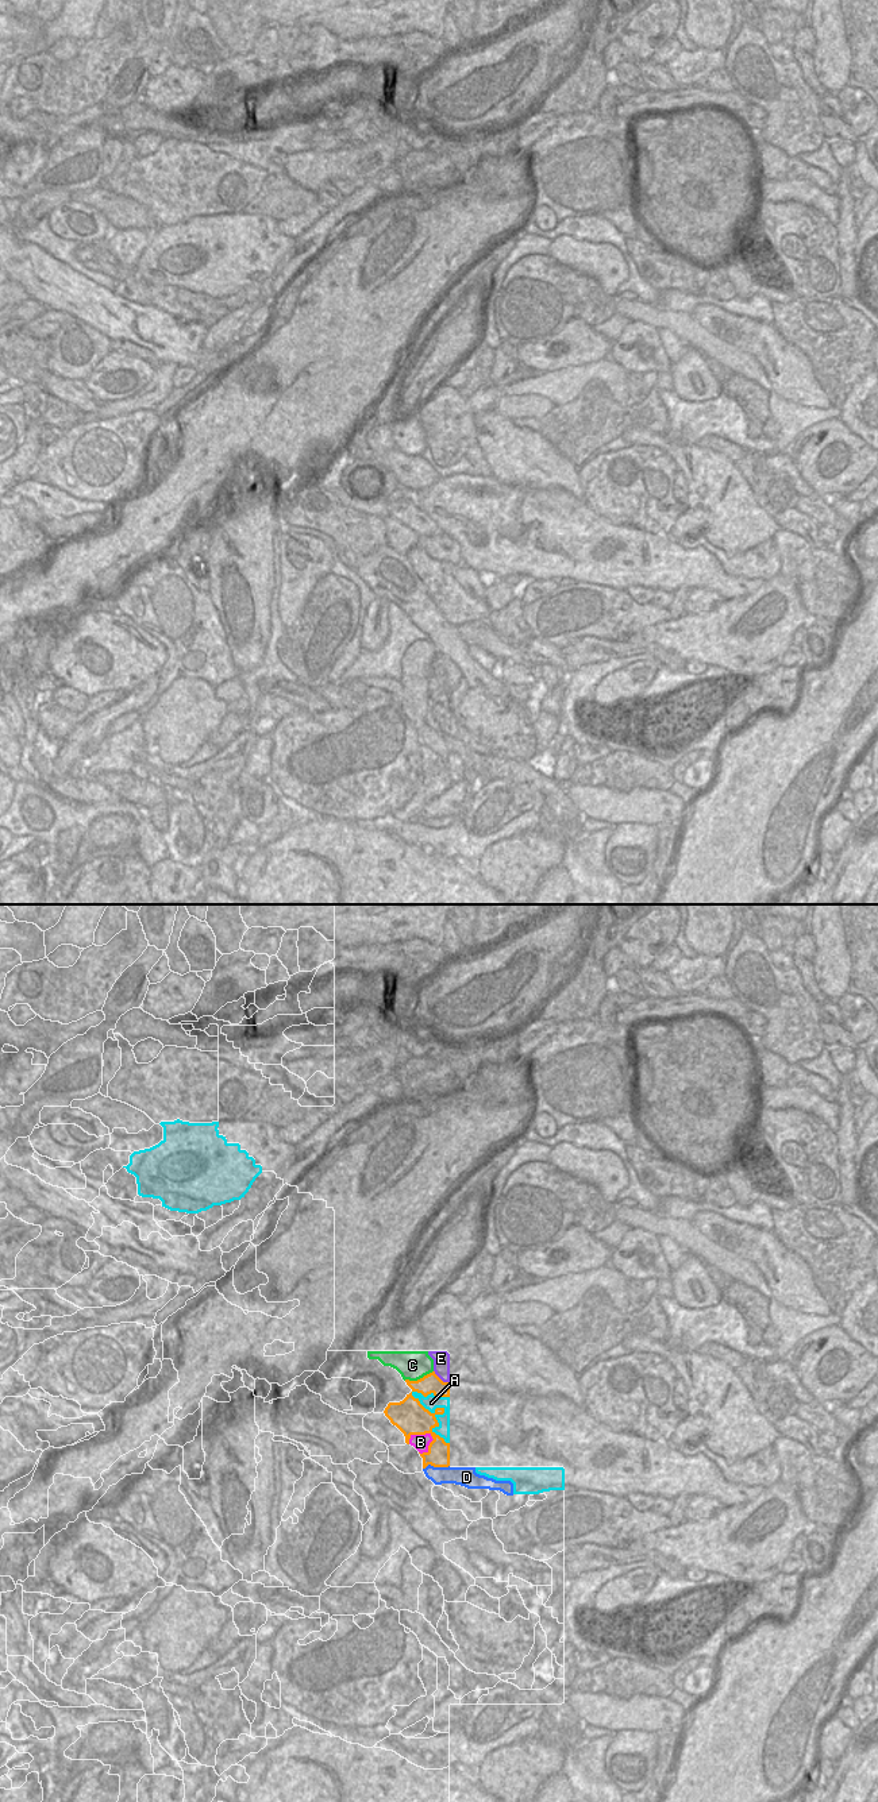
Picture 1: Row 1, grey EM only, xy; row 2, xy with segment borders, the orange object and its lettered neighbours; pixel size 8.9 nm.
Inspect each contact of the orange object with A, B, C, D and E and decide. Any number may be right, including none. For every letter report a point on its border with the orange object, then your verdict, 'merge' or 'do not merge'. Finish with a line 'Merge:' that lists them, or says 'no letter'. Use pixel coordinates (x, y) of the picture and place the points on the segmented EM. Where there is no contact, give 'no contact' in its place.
A: contact xy (435, 1417); do not merge
B: contact xy (419, 1434); do not merge
C: contact xy (418, 1380); do not merge
D: contact xy (435, 1466); do not merge
E: contact xy (439, 1378); do not merge
Merge: no letter

